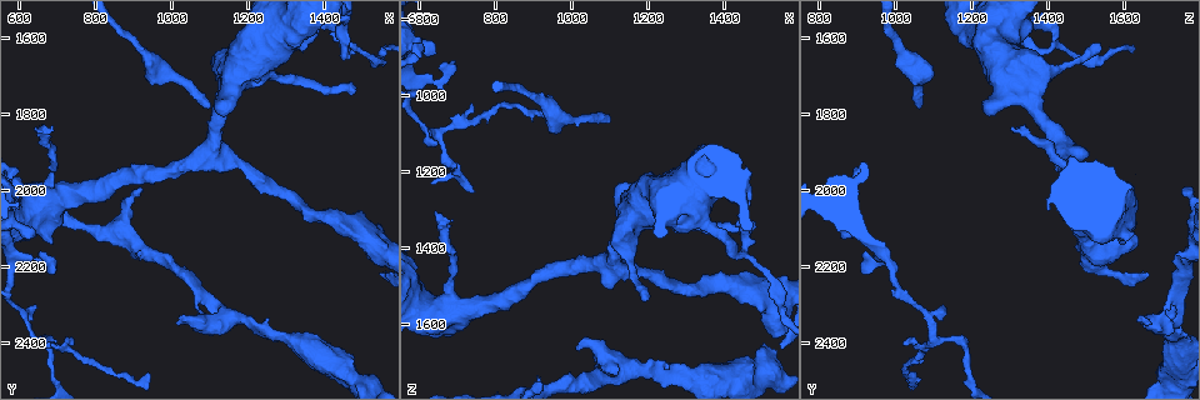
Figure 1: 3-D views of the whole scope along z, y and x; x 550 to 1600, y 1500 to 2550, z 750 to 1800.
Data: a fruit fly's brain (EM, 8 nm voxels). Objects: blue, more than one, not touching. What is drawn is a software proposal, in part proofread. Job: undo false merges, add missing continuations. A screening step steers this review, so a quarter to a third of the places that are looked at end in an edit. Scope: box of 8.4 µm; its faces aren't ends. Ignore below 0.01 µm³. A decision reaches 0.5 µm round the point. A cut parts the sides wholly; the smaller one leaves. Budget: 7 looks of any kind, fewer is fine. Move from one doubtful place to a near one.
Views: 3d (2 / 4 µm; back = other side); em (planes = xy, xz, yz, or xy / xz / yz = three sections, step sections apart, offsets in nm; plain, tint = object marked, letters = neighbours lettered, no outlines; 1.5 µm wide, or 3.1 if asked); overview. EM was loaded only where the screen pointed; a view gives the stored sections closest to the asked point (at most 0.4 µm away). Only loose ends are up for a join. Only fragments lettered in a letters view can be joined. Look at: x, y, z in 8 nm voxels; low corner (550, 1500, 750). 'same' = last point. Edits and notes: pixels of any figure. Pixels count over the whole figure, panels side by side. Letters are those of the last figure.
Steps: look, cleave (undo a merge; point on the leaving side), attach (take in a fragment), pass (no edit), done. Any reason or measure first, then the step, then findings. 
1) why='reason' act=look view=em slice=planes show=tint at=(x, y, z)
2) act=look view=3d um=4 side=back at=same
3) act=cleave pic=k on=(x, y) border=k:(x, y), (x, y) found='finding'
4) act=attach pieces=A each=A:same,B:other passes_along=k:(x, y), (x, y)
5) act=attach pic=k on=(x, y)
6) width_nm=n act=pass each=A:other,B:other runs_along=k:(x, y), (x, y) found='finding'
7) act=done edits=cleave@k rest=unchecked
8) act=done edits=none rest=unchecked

why='an open end' act=look view=em slice=xz step=4 show=tint at=(1020, 2345, 1650)

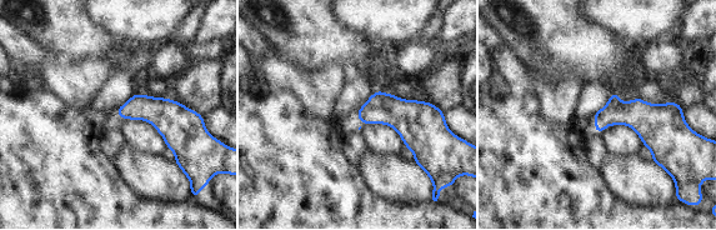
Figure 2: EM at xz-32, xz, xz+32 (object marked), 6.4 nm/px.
why='what lies round it' act=look view=em slice=xz step=4 show=letters at=same

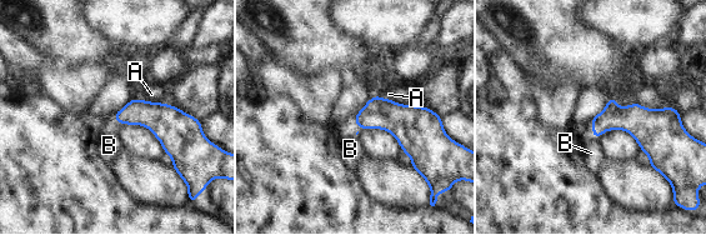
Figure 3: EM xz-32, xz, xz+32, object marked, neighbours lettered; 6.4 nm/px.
longest_contact=A:150nm act=pass each=A:other,B:other border=3:(591, 136), (597, 139) found='none of them fits'

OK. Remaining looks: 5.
why='sudden change in width' act=look view=em slice=xy step=8 show=letters at=(1450, 1610, 1415)

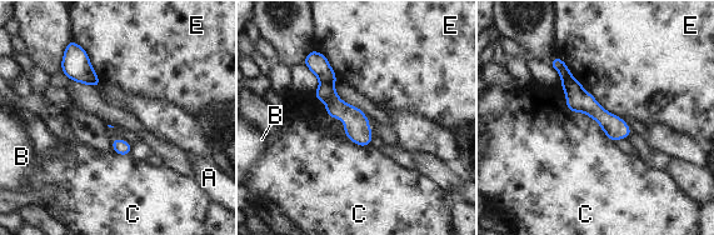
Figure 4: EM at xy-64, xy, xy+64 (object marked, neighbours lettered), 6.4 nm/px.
act=look view=em slice=planes show=letters at=same

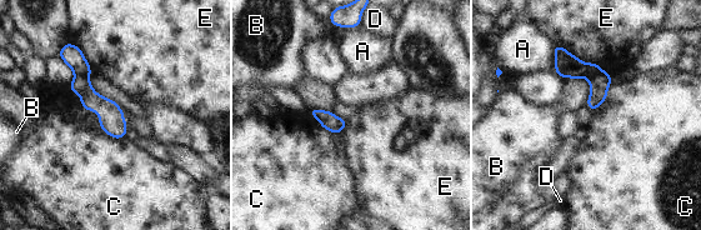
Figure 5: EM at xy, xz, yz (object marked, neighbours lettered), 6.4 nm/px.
act=cleave pic=5 on=(104, 106) each=A:other,B:other,C:other,D:other,E:other found='two neurons meet here'

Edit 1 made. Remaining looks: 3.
why='redraw' act=look view=overview

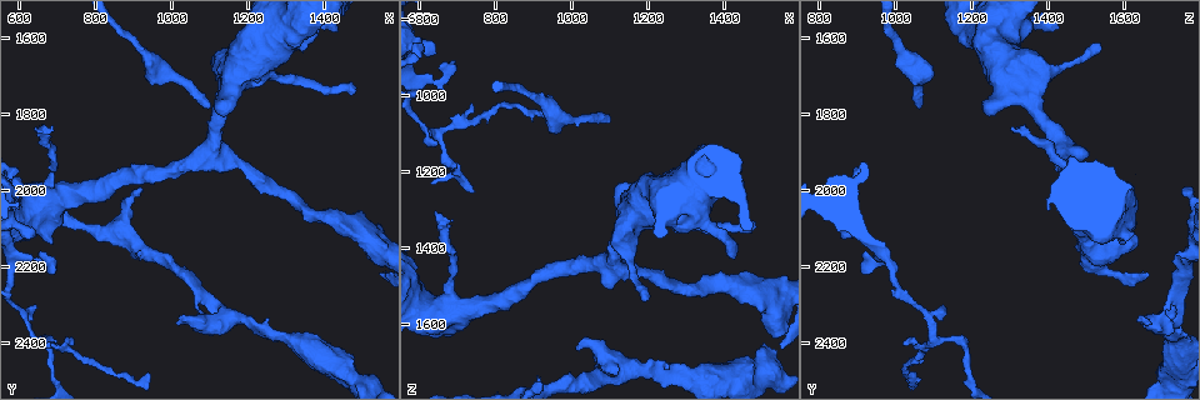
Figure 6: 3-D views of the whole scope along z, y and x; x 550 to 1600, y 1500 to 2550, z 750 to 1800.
why='thin end' act=look view=em slice=xz step=4 show=letters at=(745, 2405, 1025)

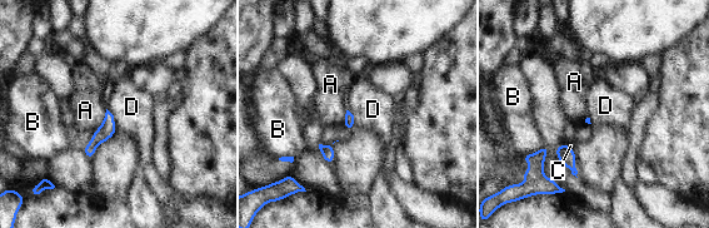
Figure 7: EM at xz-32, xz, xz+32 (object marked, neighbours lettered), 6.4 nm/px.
act=pass each=A:other,B:other,C:other,D:other found='none of them fits'

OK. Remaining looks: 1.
act=done edits=cleave@5 rest=unchecked

